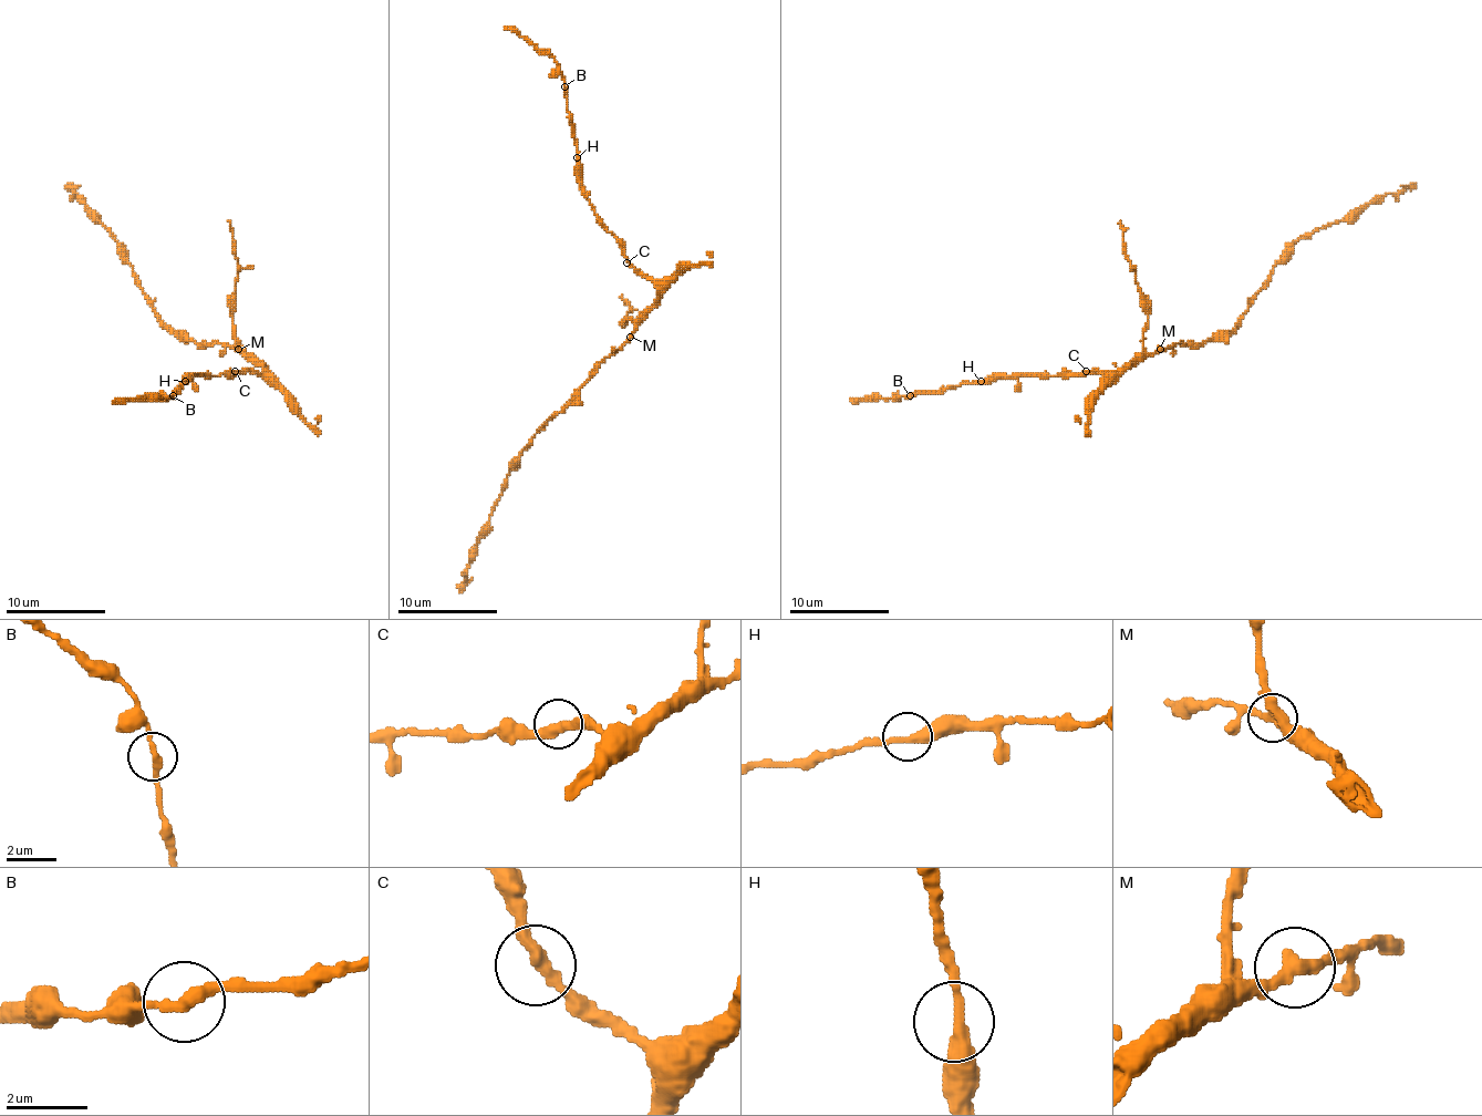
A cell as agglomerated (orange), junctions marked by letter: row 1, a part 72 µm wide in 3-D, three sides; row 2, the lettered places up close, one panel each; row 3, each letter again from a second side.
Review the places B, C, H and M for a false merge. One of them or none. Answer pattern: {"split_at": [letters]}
{"split_at": []}

